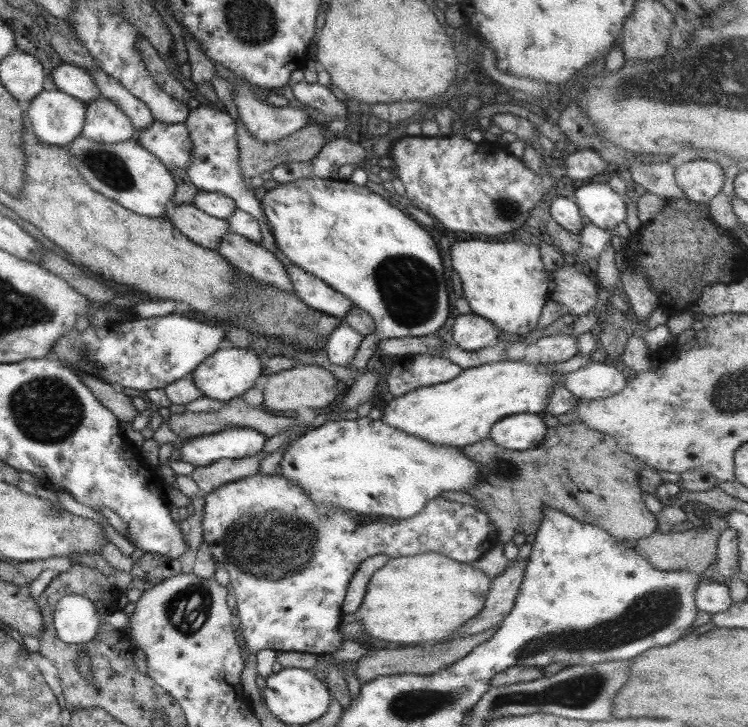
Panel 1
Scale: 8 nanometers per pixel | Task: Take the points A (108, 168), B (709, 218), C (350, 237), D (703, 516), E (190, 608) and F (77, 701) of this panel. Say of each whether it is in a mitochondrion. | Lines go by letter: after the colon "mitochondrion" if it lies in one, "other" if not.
A: mitochondrion
B: other
C: other
D: other
E: mitochondrion
F: other

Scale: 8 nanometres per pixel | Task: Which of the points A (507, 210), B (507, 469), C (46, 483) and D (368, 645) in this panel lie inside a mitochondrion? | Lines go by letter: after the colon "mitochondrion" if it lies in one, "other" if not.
A: mitochondrion
B: mitochondrion
C: other
D: other

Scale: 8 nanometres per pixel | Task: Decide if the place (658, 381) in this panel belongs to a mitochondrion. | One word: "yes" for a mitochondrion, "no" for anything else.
no

